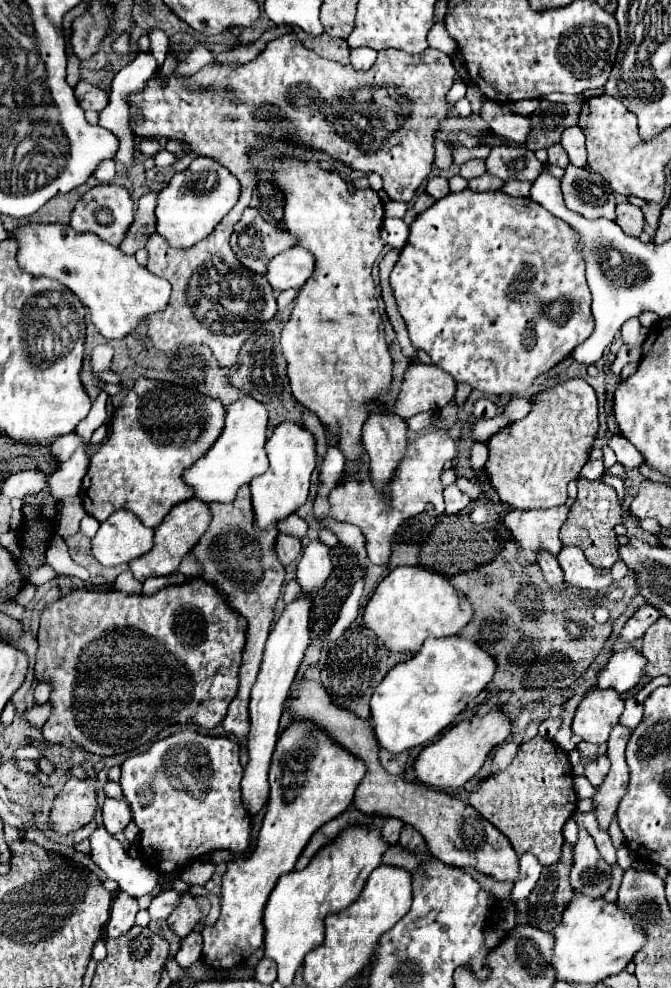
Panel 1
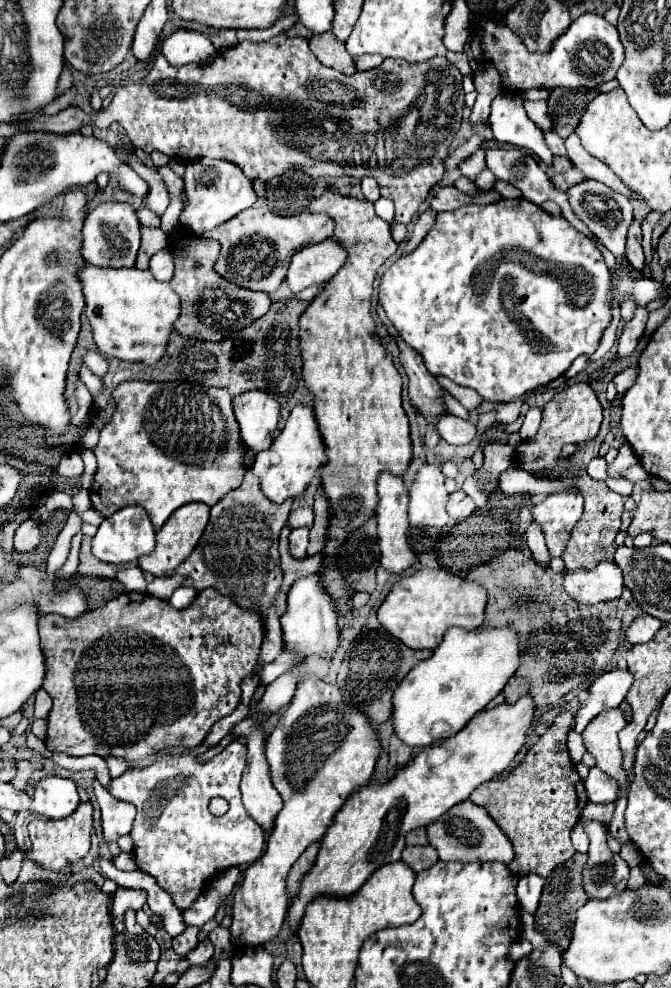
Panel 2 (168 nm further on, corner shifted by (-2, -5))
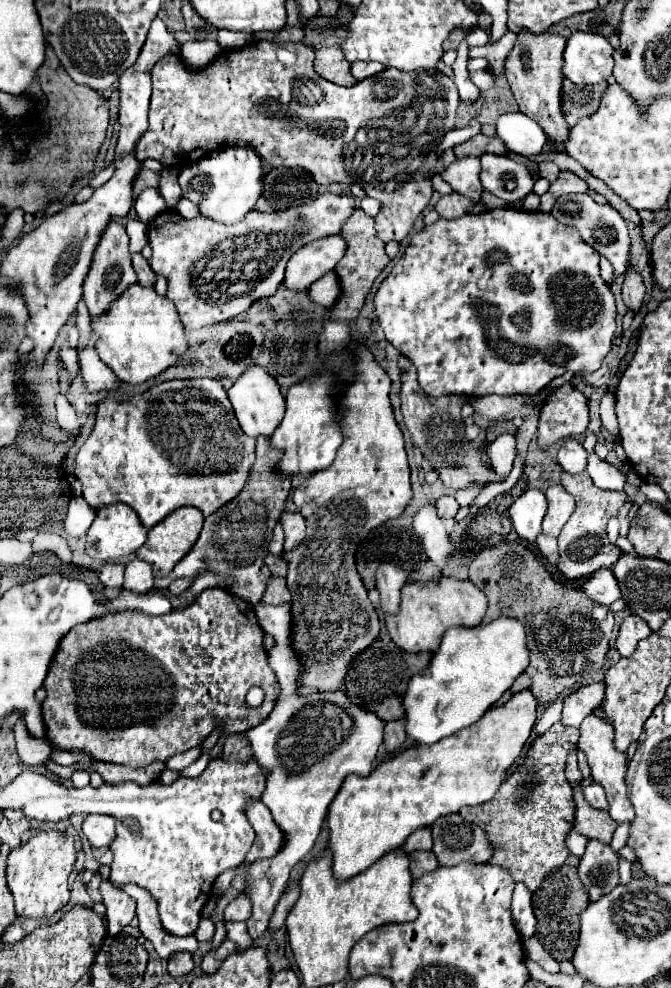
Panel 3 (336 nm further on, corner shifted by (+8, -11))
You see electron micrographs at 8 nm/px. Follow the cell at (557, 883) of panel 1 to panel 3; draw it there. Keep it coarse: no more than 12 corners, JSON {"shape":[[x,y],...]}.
{"shape":[[578,858],[550,872],[534,892],[534,938],[570,960],[588,894]]}

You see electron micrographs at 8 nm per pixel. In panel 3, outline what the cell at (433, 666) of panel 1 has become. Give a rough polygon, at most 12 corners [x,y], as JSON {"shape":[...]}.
{"shape":[[522,622],[444,632],[402,696],[406,736],[476,722],[528,666]]}

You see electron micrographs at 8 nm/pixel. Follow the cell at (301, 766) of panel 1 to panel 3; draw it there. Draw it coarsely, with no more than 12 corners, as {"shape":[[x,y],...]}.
{"shape":[[258,604],[278,698],[244,736],[284,834],[248,866],[252,940],[312,850],[348,774],[368,776],[384,724],[302,696],[292,606]]}

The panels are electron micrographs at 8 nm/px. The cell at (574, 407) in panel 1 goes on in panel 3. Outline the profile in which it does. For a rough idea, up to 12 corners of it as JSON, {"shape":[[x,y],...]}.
{"shape":[[564,384],[542,404],[538,448],[588,428],[586,396]]}

